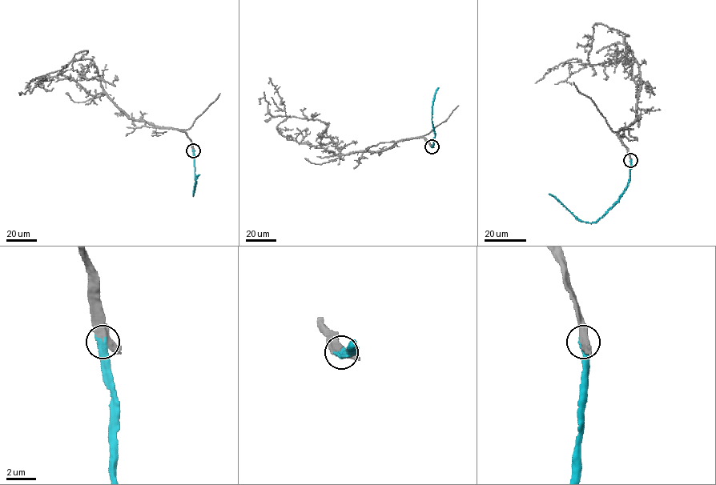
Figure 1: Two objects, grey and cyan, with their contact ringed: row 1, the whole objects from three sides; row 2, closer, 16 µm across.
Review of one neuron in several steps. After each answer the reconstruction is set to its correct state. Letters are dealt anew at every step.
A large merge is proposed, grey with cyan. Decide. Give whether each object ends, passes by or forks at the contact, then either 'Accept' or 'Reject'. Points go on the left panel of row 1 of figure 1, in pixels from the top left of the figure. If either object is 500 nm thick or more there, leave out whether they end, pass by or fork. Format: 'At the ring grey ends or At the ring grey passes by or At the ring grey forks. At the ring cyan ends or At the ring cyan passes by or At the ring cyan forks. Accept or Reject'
At the ring grey passes by. At the ring cyan ends. Accept

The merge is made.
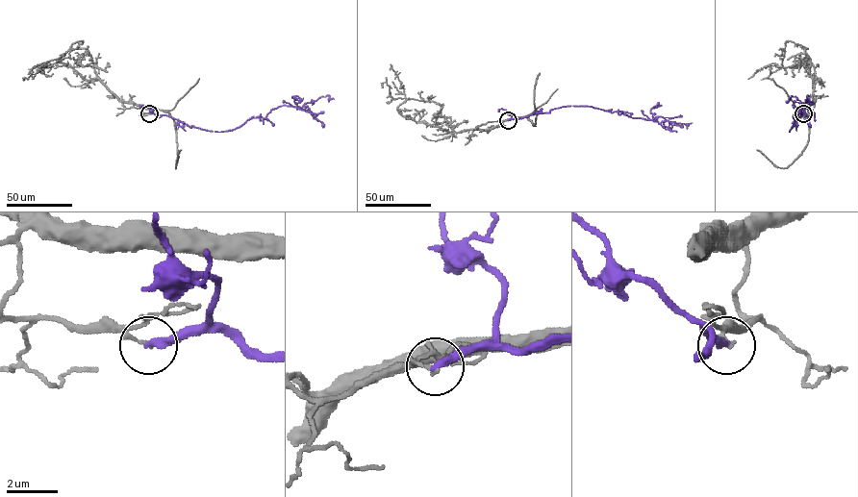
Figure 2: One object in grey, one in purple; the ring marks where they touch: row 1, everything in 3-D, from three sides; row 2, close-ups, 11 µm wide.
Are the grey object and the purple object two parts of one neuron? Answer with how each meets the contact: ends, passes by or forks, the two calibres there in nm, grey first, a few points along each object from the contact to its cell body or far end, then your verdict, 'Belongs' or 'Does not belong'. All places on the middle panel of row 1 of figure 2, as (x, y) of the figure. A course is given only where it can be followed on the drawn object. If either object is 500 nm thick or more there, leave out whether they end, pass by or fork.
At the ring grey ends. At the ring purple ends. Thickness 120 nm (grey) against 300 nm. Course of grey: (508, 120), (485, 130), (456, 132), (447, 121), (436, 124), (438, 104), (393, 98), (386, 82), (382, 87). Course of purple: (508, 120), (564, 106), (587, 106), (659, 123), (663, 120), (667, 127), (673, 122), (688, 124), (687, 129). Does not belong

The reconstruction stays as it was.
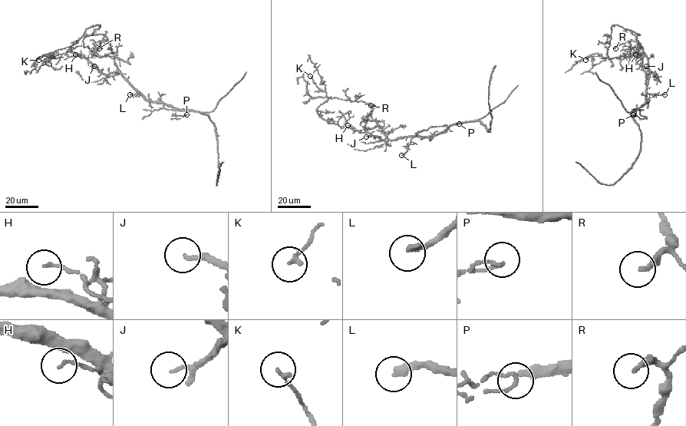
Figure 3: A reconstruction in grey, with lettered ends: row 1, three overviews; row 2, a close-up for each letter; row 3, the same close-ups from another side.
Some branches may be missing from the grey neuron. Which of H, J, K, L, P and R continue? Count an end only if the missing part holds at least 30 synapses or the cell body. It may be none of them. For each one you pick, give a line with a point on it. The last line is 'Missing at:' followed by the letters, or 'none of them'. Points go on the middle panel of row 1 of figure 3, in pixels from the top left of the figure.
J: at (366, 137)
L: at (401, 155)
Missing at: J, L

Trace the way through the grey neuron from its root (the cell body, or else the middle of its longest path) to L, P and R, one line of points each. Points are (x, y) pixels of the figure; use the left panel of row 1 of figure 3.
L: (130, 84), (140, 93), (130, 94)
P: (130, 84), (146, 99), (171, 105), (175, 109), (174, 115), (186, 114)
R: (130, 84), (118, 69), (110, 44), (105, 41), (100, 41), (101, 47), (99, 48)

